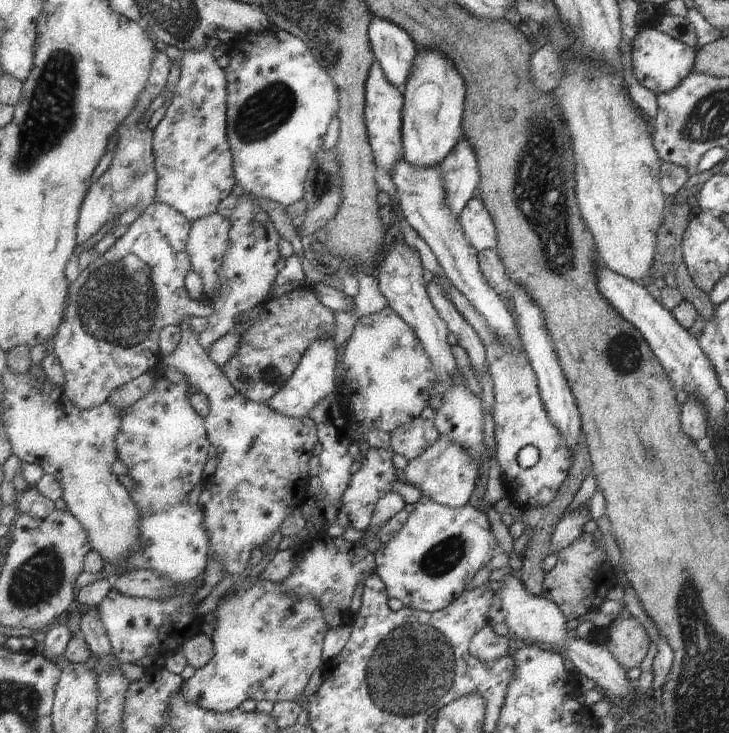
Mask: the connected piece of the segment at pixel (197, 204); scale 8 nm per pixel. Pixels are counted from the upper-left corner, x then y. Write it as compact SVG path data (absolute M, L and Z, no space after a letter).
M207 49L181 51L180 78L172 94L172 103L161 124L154 130L157 200L173 205L192 221L219 213L221 202L232 195L238 183L228 139L228 75L211 53Z

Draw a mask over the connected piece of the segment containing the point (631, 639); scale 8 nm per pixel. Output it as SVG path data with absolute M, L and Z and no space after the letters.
M635 618L623 619L613 625L610 640L604 642L608 649L616 656L617 660L627 670L641 664L647 652L647 634L635 622Z

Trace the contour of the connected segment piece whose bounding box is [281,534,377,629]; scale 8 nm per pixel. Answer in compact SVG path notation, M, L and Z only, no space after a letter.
M323 534L321 536L321 540L317 540L317 543L314 543L309 550L305 550L293 576L285 579L281 584L286 593L299 595L300 597L316 598L324 608L328 625L332 629L353 624L353 620L356 618L356 614L351 610L353 594L357 592L357 586L363 580L367 580L373 573L377 573L377 563L373 553L365 548L361 540L350 542L341 536L336 538L331 538Z

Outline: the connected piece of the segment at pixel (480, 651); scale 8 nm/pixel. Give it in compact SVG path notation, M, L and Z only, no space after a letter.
M491 624L483 627L474 637L470 644L470 652L474 657L481 659L485 663L492 663L497 659L509 655L508 636L499 636Z

